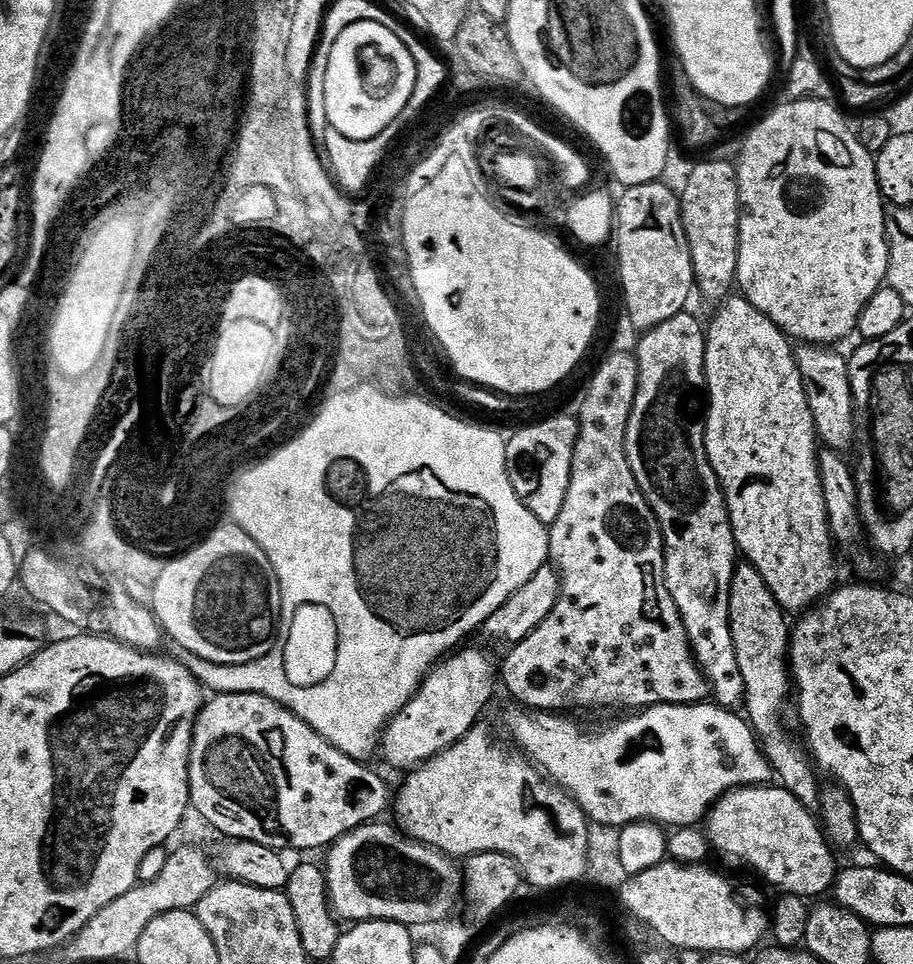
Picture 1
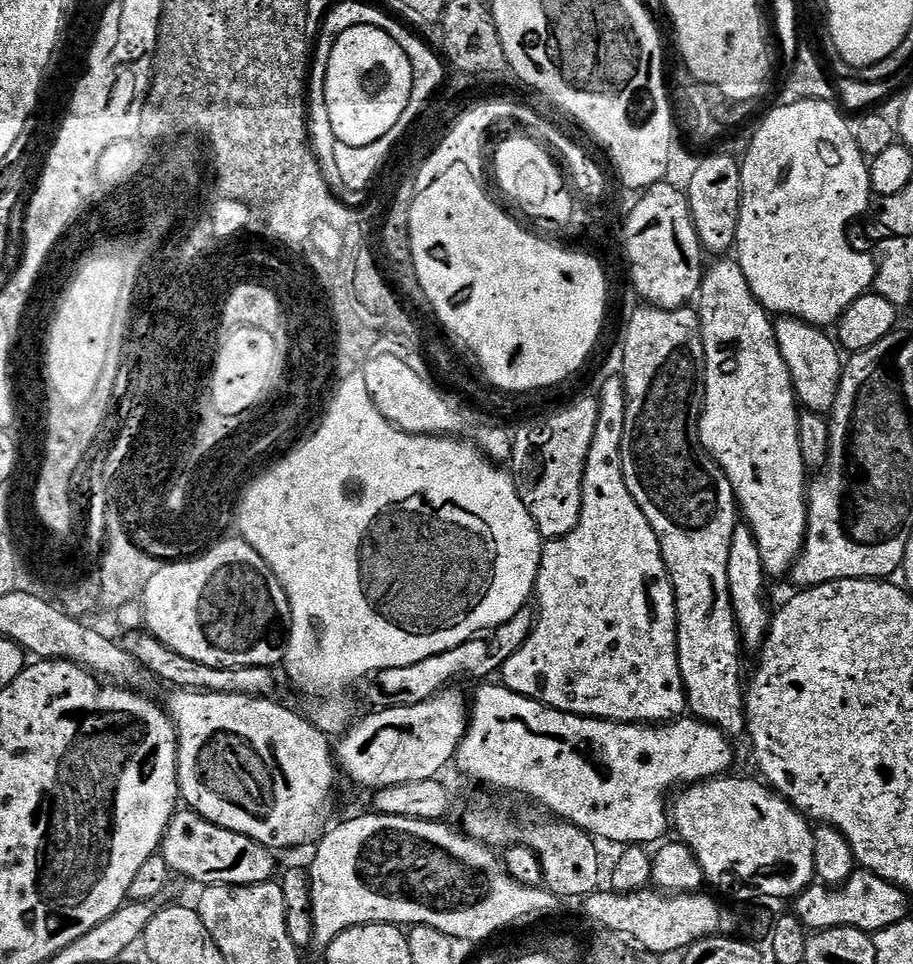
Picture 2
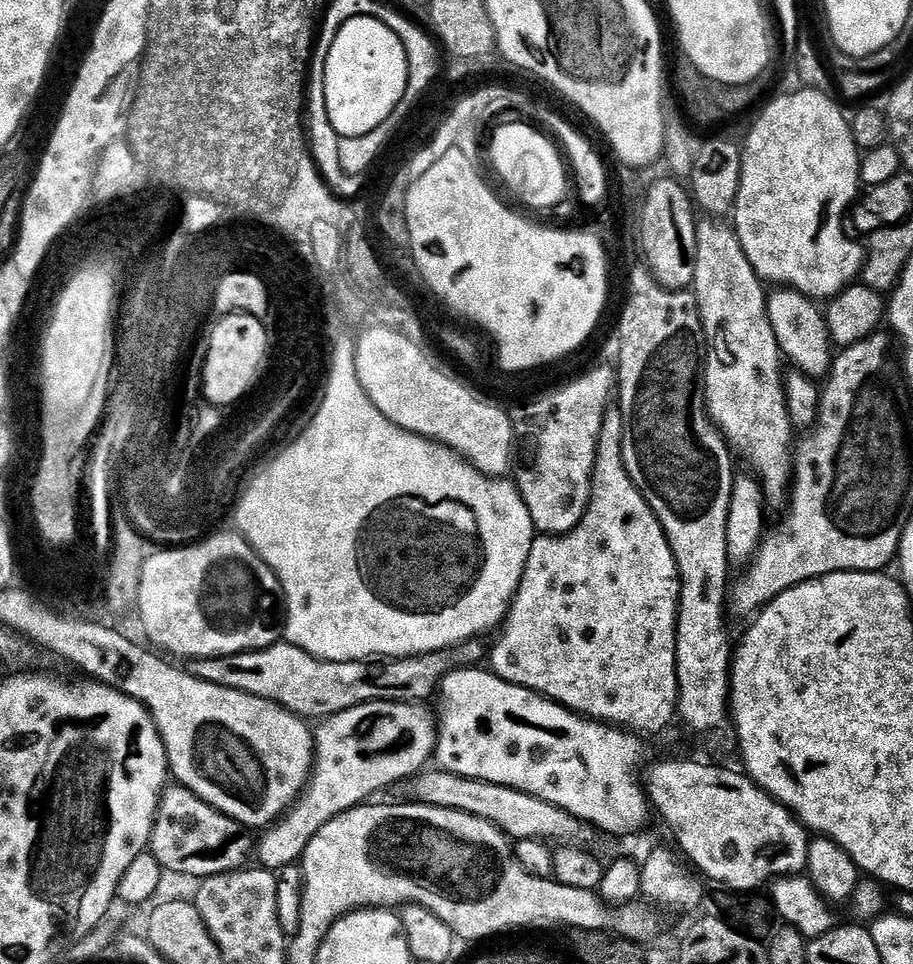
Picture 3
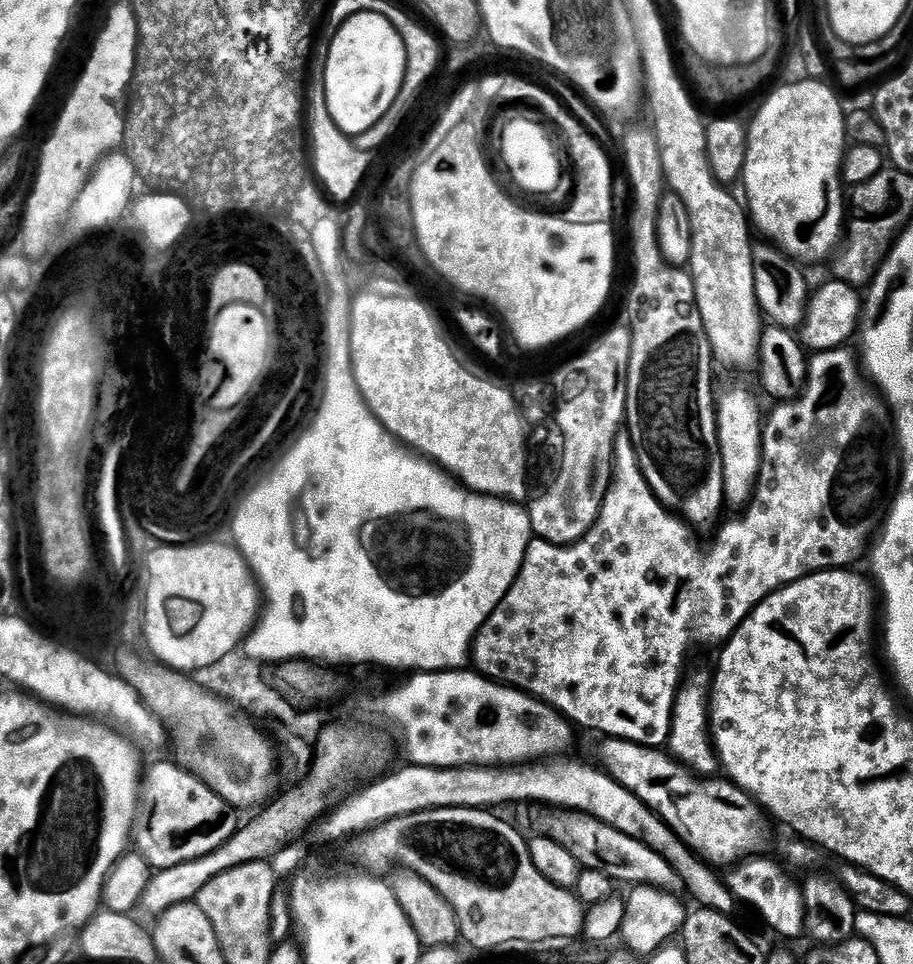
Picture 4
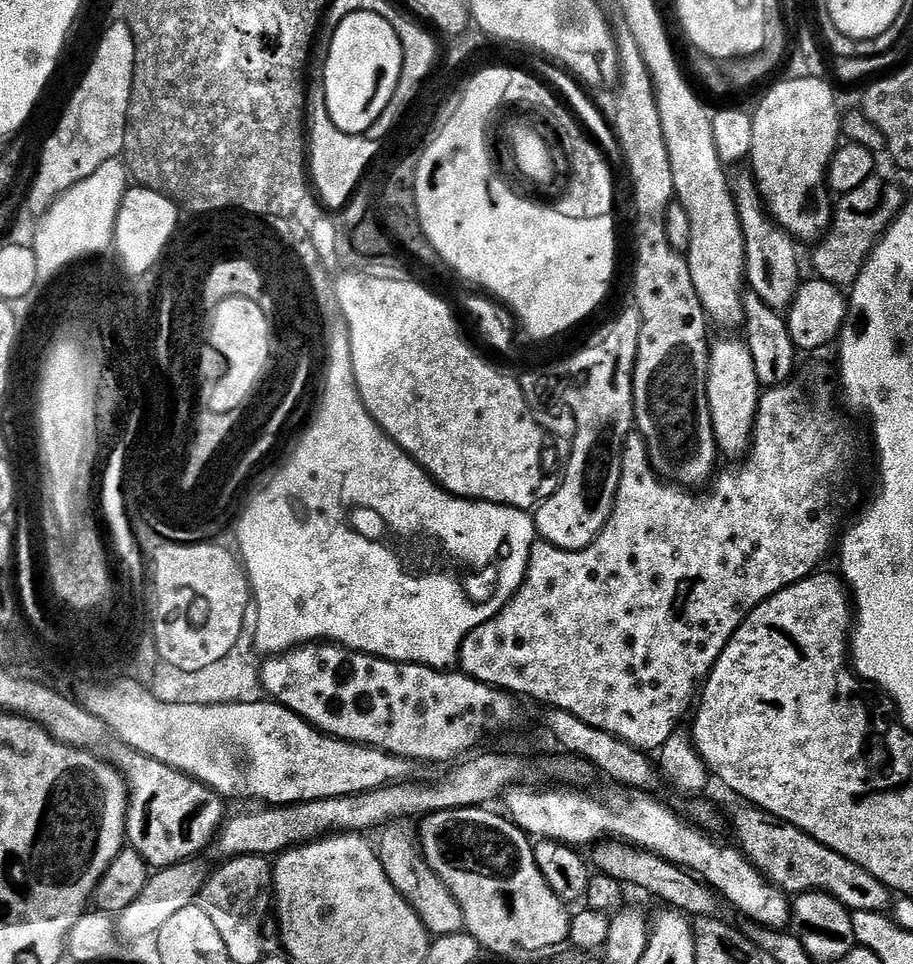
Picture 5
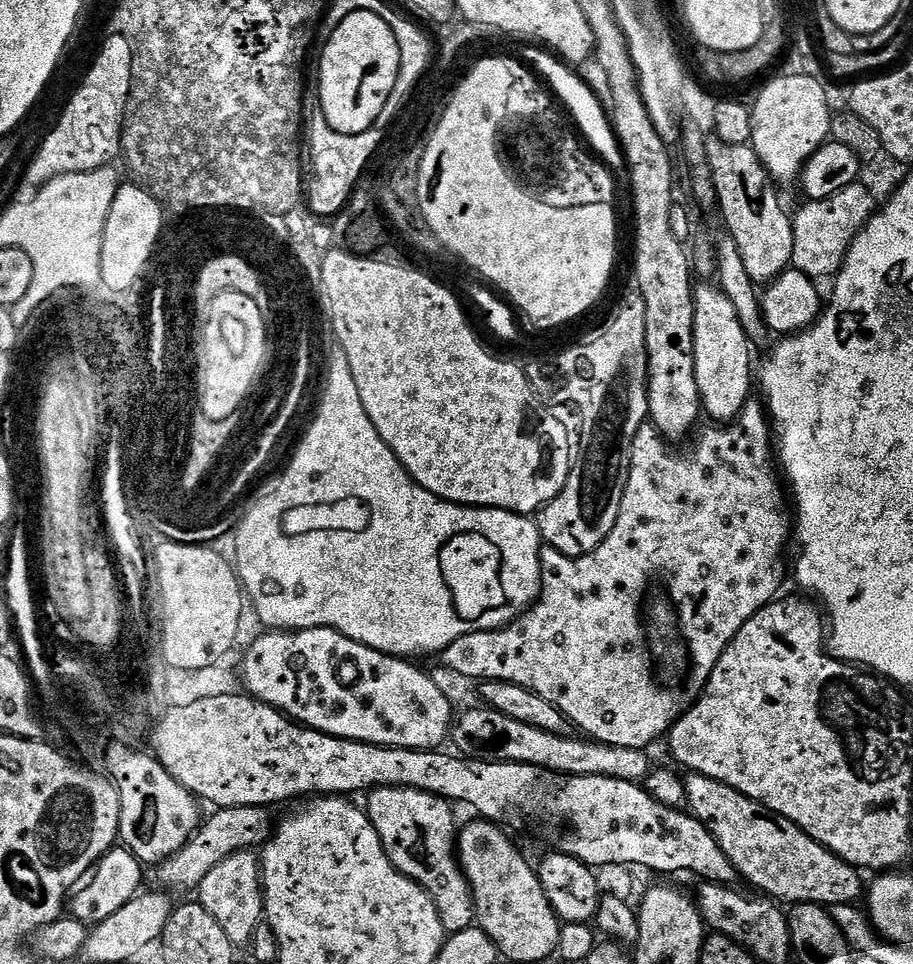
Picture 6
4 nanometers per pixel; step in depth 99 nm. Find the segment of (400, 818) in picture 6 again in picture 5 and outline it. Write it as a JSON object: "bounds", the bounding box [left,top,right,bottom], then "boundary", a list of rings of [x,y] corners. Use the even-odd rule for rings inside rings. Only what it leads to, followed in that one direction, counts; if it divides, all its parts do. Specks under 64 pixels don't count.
{"bounds":[378,822,465,937],"boundary":[[[392,822],[383,829],[384,833],[380,836],[380,844],[378,840],[378,851],[380,853],[380,861],[386,870],[386,878],[390,878],[390,882],[400,894],[402,894],[411,908],[416,911],[418,918],[424,923],[424,929],[433,937],[449,936],[450,934],[458,934],[465,931],[464,915],[462,914],[462,906],[458,906],[458,902],[454,898],[454,894],[450,892],[447,886],[442,882],[442,878],[438,878],[438,874],[431,866],[428,865],[428,859],[424,857],[422,845],[418,839],[418,832],[415,827],[411,828],[408,822]]]}

